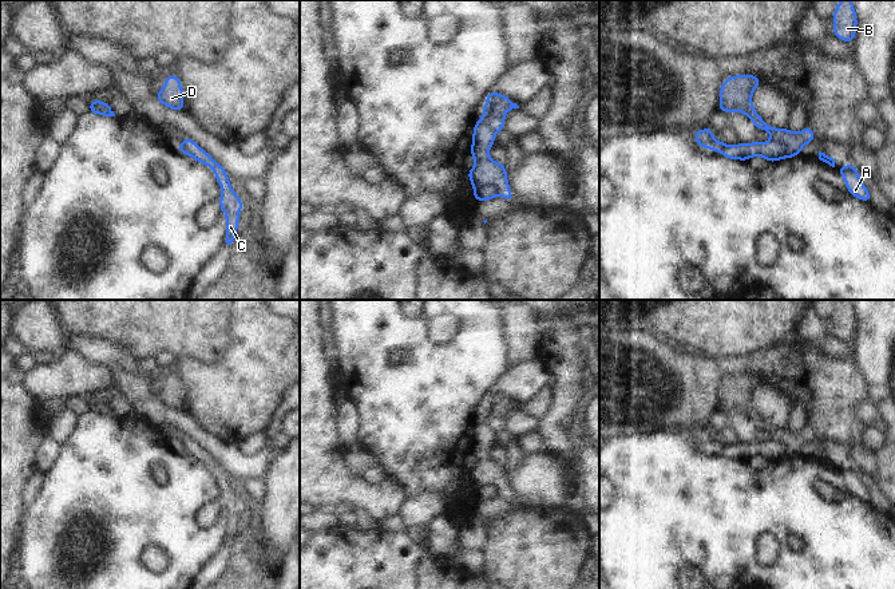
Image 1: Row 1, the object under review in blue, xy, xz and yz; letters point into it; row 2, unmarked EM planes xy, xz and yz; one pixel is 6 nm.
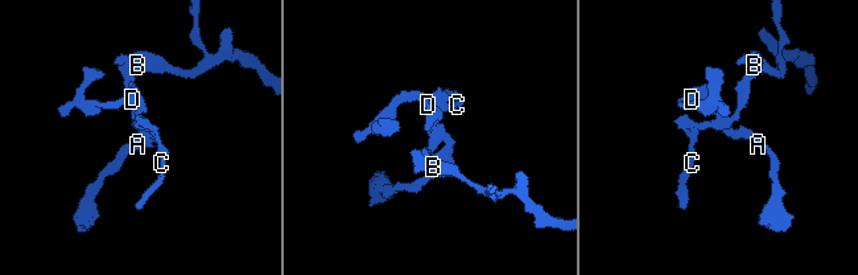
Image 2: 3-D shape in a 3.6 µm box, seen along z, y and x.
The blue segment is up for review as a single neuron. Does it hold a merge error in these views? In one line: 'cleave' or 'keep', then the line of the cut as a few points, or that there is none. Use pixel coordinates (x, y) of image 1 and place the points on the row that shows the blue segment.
cleave; cut in xz along (480, 119), (494, 131)

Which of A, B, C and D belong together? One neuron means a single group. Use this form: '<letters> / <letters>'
A B D / C

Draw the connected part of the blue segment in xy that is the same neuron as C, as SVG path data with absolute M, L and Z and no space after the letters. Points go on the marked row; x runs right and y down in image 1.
M186 137L178 147L187 157L197 159L202 165L207 165L215 173L215 179L221 183L221 201L218 203L226 214L226 245L230 245L238 232L239 212L243 207L242 199L231 190L225 169L194 141Z

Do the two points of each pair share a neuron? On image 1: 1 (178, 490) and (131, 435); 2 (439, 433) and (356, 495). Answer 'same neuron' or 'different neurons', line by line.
1: same neuron
2: different neurons

